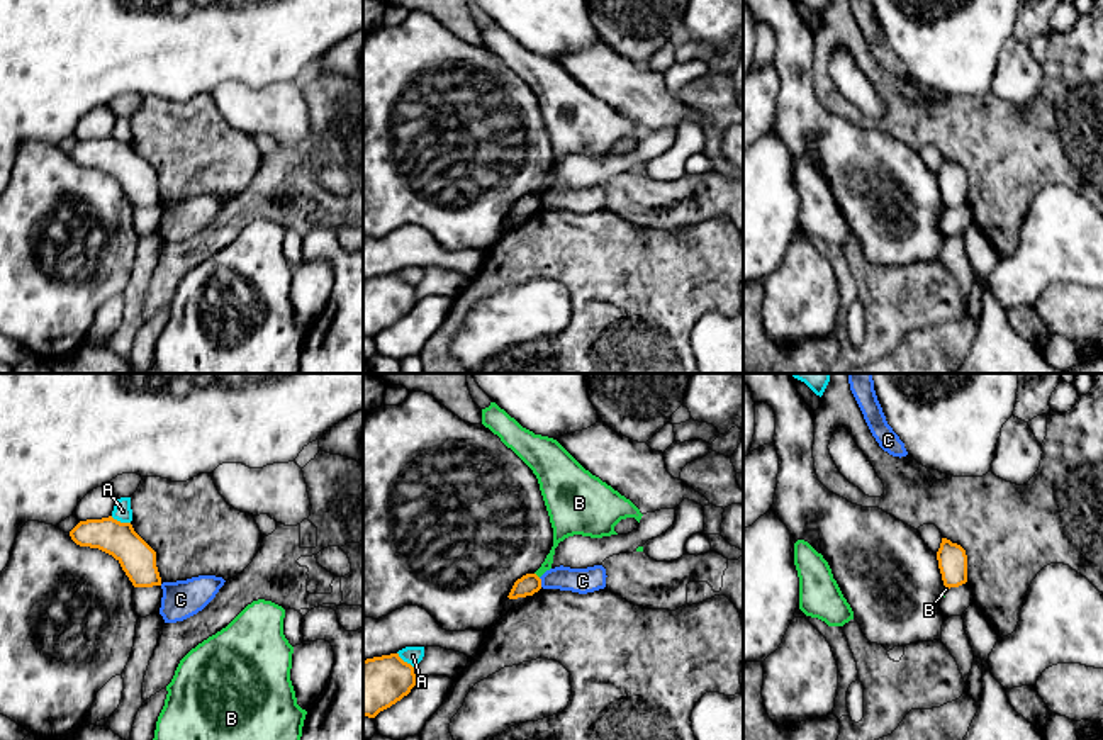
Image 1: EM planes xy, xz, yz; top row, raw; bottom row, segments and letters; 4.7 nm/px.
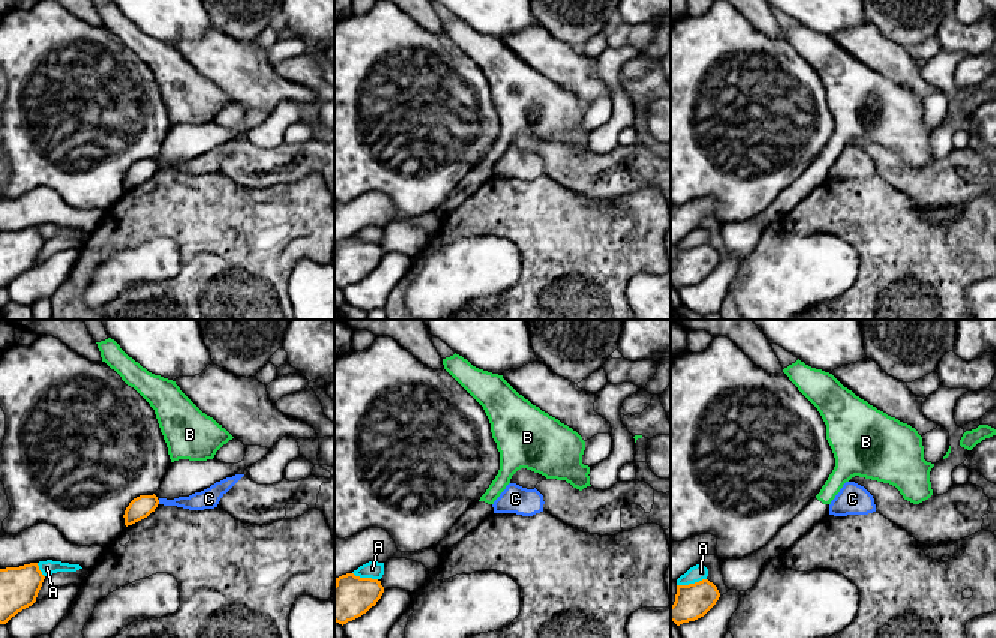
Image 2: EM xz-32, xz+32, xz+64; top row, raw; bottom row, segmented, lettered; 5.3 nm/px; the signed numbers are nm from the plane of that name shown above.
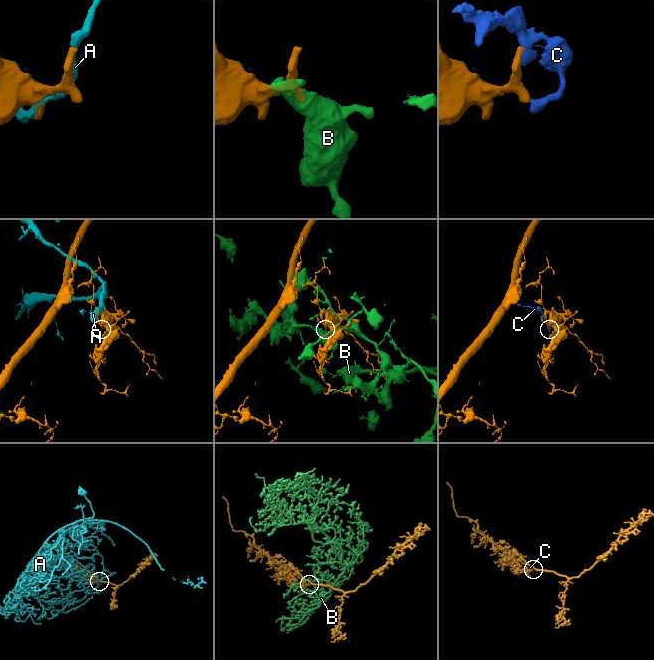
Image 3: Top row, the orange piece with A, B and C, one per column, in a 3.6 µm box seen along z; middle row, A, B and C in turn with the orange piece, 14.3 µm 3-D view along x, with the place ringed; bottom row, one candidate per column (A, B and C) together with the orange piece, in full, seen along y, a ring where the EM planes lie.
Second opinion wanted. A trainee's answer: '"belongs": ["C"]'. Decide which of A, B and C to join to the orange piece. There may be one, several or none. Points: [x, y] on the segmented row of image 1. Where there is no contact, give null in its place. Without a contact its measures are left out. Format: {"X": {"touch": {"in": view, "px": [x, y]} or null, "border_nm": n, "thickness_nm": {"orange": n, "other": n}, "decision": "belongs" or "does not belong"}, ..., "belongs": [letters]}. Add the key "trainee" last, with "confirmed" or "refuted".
{"A": {"touch": {"in": "xy", "px": [119, 521]}, "border_nm": 100, "thickness_nm": {"orange": 170, "other": 90}, "decision": "does not belong"}, "B": {"touch": {"in": "xz", "px": [537, 576]}, "border_nm": 40, "thickness_nm": {"orange": 100, "other": 90}, "decision": "does not belong"}, "C": {"touch": {"in": "xz", "px": [540, 583]}, "border_nm": 50, "thickness_nm": {"orange": 100, "other": 120}, "decision": "does not belong"}, "belongs": [], "trainee": "refuted"}

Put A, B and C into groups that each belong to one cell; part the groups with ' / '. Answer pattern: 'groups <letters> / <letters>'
groups A / B / C

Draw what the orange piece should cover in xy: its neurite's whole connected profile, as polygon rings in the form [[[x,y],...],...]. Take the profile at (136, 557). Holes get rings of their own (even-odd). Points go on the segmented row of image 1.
[[[112,516],[87,519],[80,521],[70,536],[80,547],[98,548],[112,555],[134,587],[161,586],[156,552],[134,531],[131,523],[120,523]]]

